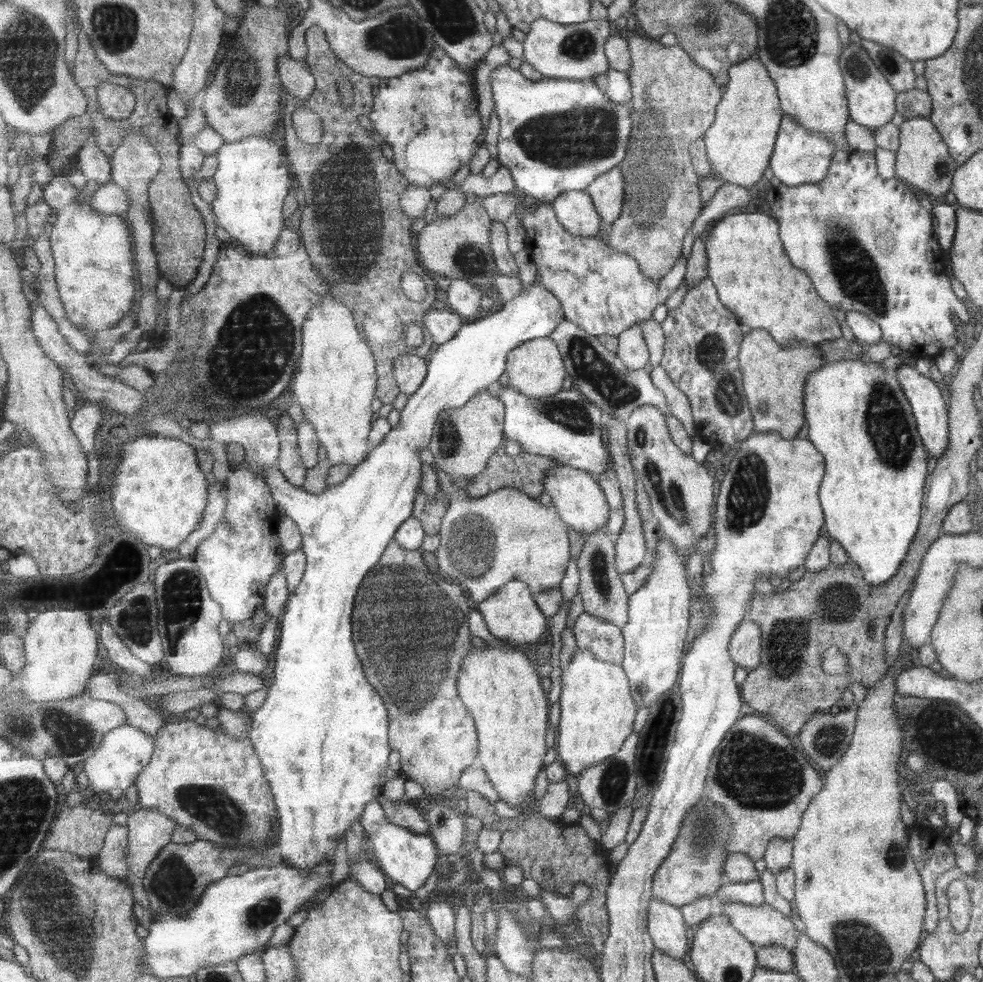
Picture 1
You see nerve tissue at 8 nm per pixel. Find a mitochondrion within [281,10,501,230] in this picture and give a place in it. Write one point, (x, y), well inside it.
(400, 37)

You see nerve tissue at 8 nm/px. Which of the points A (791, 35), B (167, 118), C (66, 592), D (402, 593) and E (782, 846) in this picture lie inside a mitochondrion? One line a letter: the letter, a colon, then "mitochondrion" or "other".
A: mitochondrion
B: other
C: other
D: mitochondrion
E: other

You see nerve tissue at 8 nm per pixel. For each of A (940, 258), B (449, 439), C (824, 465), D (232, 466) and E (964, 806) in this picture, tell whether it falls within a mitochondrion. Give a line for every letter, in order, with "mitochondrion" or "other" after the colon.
A: other
B: mitochondrion
C: other
D: other
E: other

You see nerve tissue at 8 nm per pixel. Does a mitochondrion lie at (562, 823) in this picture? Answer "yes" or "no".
no

